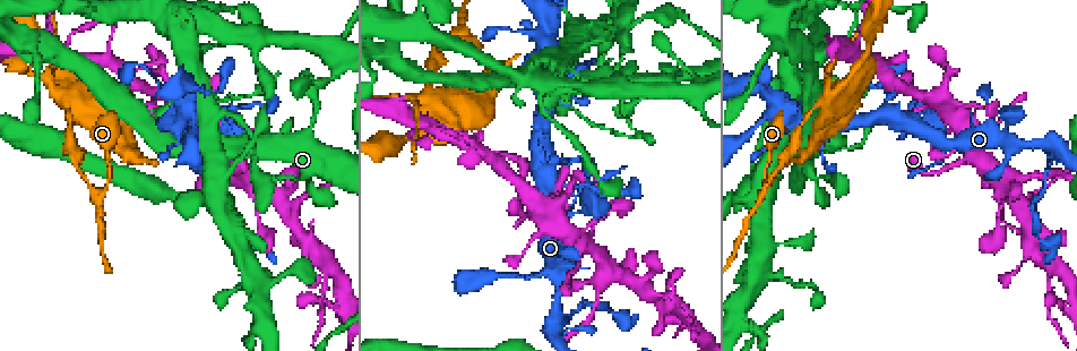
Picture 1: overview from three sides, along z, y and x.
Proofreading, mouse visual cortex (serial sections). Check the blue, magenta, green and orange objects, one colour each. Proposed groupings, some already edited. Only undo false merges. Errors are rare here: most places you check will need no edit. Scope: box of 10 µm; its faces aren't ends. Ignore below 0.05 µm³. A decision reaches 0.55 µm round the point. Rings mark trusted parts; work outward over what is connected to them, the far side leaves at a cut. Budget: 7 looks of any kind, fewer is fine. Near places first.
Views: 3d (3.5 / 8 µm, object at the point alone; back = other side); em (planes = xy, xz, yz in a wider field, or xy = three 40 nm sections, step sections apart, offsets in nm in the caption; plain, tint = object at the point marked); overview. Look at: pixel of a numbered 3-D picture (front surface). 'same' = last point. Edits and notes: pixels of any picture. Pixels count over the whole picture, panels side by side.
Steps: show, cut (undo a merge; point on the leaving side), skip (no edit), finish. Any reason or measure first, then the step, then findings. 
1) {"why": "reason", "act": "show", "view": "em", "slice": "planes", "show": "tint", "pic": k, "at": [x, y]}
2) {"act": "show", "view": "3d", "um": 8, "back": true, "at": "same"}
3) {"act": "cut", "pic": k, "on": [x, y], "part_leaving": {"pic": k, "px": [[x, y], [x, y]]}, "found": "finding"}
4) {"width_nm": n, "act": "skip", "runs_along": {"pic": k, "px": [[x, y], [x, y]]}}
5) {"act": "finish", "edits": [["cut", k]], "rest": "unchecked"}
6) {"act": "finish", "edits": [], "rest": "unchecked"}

{"why": "abrupt turn", "act": "show", "view": "3d", "um": 3.5, "pic": 1, "at": [680, 62]}

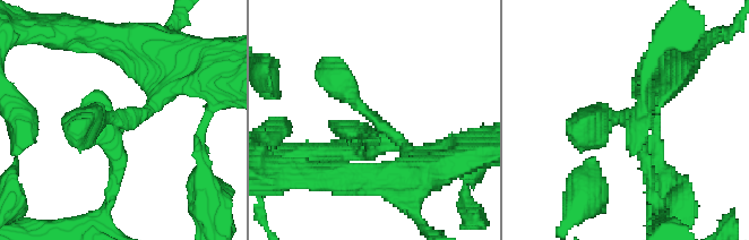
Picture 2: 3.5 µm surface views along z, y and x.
{"why": "now the EM", "act": "show", "view": "em", "slice": "xy", "step": 5, "show": "tint", "pic": 2, "at": [625, 120]}

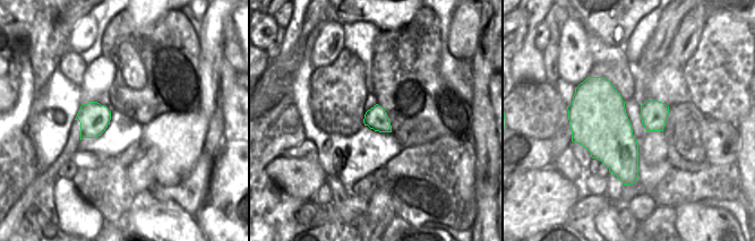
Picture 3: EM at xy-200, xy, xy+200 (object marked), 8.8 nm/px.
{"width_nm": 200, "act": "skip", "runs_along": {"pic": 2, "px": [[651, 182], [638, 127], [573, 127]]}, "found": "all the same cell"}

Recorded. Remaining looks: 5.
{"act": "show", "view": "3d", "um": 3.5, "pic": 1, "at": [429, 122]}

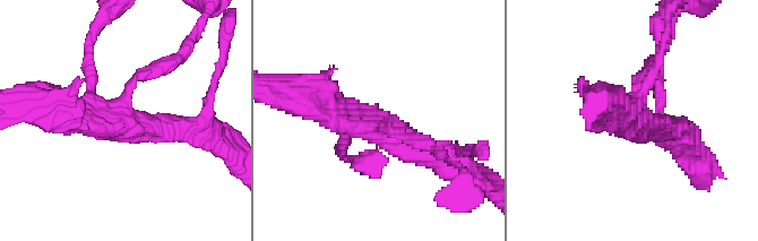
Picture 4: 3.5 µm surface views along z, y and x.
{"arms": 4, "arm_widths_nm": [150, 150, 300, 350], "why": "now the EM", "act": "show", "view": "em", "slice": "xy", "step": 1, "show": "tint", "pic": 4, "at": [379, 126]}

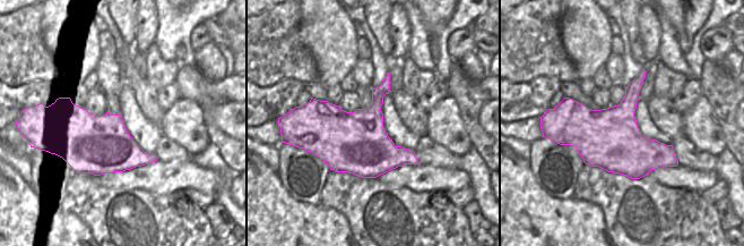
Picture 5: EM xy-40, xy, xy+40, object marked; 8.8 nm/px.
{"act": "skip", "runs_along": {"pic": 4, "px": [[442, 156], [422, 153], [315, 99]]}, "found": "continuous, no second cell"}

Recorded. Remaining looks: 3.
{"why": "abrupt turn", "act": "show", "view": "3d", "um": 3.5, "pic": 1, "at": [105, 184]}

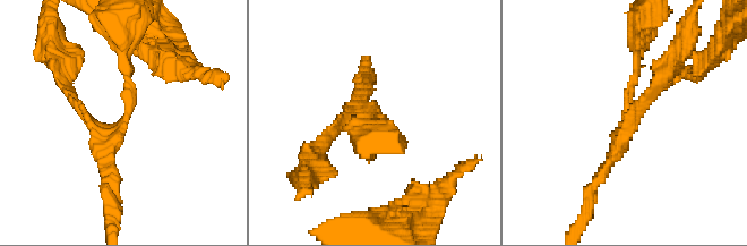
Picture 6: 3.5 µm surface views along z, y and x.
{"arms": 3, "arm_widths_nm": [150, 150, 200], "act": "skip", "runs_along": {"pic": 6, "px": [[121, 51], [126, 120], [97, 130], [73, 100]]}, "found": "all the same cell"}

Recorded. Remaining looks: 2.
{"act": "finish", "edits": [], "rest": "unchecked"}

